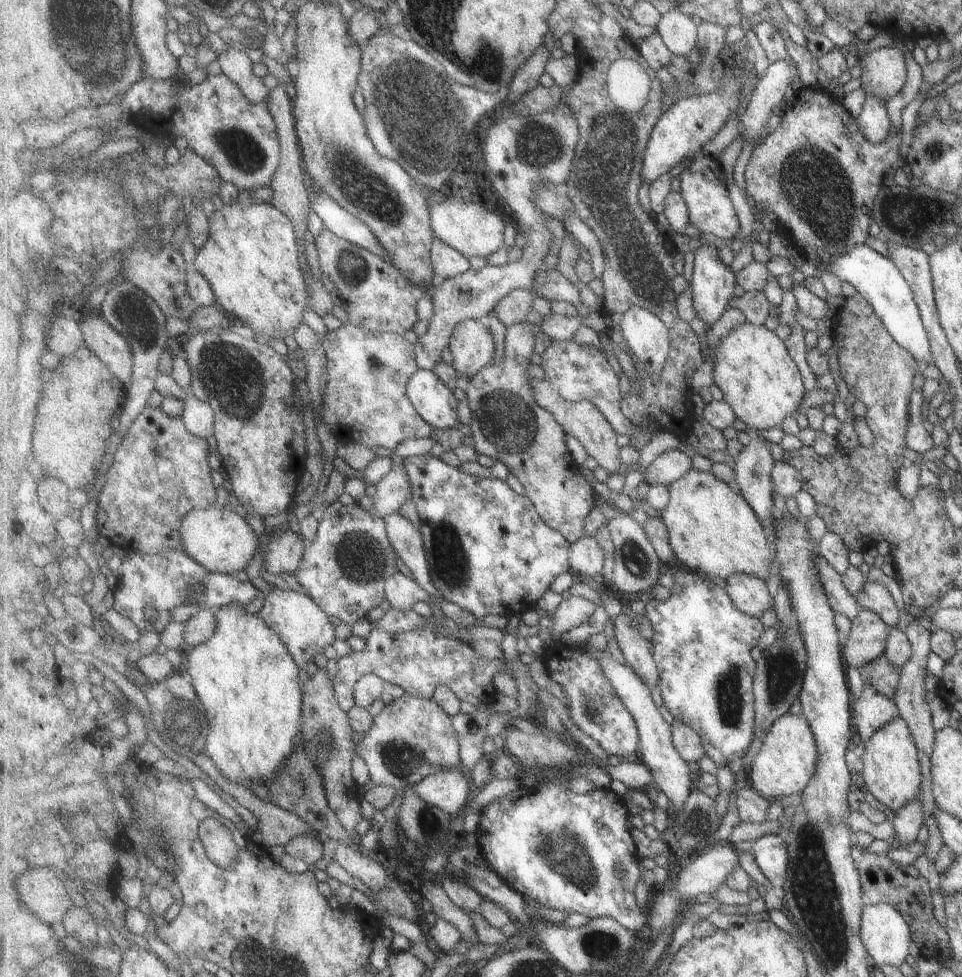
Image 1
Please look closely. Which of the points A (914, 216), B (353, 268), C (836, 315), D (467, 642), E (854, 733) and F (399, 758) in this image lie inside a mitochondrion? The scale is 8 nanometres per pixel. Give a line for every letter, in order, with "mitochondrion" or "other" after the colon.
A: mitochondrion
B: mitochondrion
C: other
D: other
E: other
F: mitochondrion

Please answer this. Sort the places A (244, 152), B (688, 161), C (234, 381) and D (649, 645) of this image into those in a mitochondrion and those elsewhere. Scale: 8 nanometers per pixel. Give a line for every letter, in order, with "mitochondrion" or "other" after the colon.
A: mitochondrion
B: other
C: mitochondrion
D: other

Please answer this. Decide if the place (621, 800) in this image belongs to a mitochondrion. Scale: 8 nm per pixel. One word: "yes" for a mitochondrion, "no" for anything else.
no

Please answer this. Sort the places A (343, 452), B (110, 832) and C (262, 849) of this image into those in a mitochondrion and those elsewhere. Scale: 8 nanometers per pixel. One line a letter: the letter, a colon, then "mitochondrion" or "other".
A: other
B: other
C: other

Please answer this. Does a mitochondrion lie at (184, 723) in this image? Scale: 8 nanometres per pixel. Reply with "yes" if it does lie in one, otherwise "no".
yes

